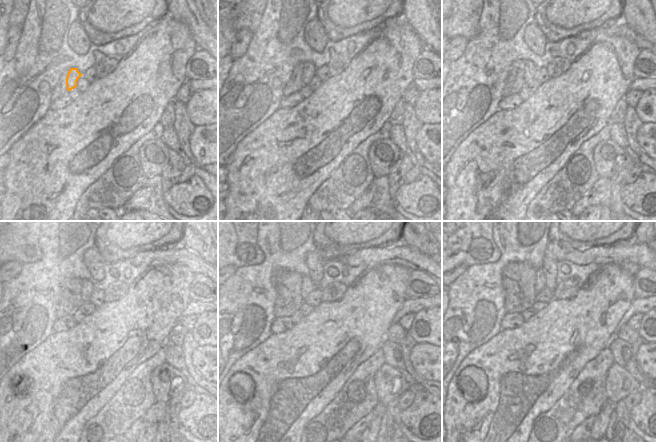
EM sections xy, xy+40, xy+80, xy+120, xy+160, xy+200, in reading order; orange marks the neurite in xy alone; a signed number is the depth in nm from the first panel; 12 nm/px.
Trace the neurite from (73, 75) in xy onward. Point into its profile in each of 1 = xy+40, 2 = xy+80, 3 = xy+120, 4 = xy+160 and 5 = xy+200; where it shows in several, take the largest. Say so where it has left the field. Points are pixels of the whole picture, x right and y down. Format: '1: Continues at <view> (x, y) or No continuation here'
1: Continues at xy+40 (307, 69)
2: Continues at xy+80 (531, 68)
3: Continues at xy+120 (86, 284)
4: Continues at xy+160 (308, 285)
5: Continues at xy+200 (537, 279).

